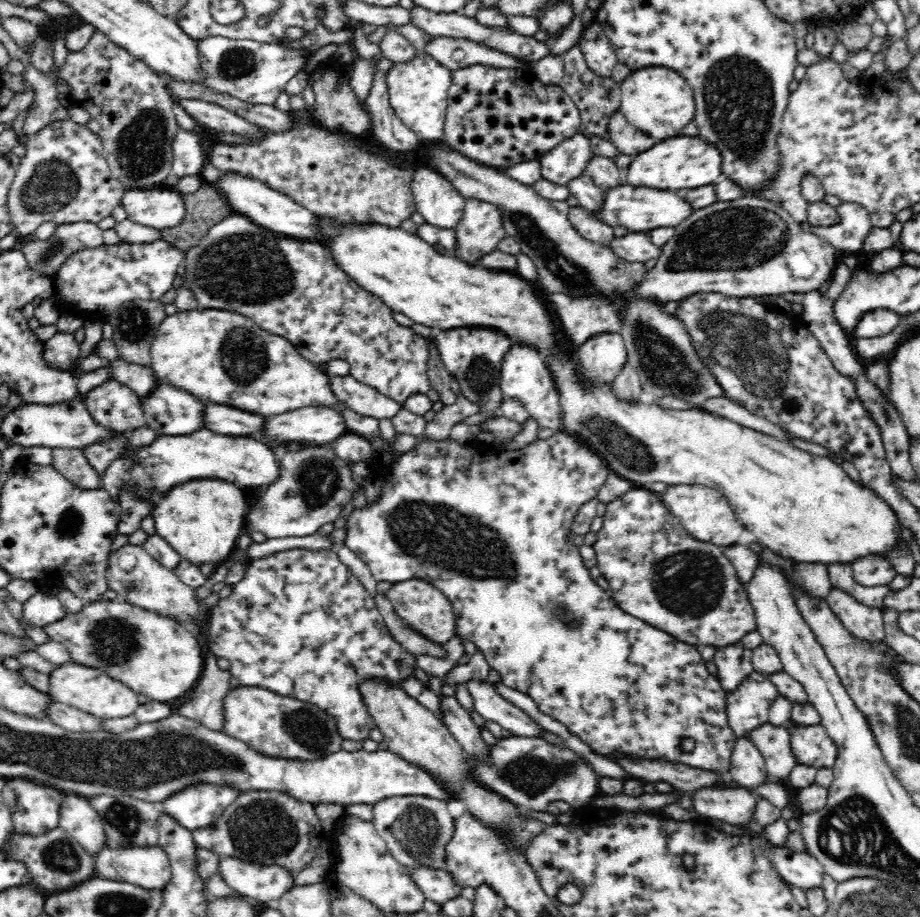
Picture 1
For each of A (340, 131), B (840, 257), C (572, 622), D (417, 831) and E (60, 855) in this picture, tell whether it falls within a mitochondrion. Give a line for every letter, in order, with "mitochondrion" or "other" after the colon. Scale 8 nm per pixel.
A: other
B: other
C: mitochondrion
D: mitochondrion
E: mitochondrion

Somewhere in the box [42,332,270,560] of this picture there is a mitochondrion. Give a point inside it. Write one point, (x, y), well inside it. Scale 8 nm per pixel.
(79, 523)

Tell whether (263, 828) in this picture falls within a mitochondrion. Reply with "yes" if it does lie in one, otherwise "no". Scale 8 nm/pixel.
yes

